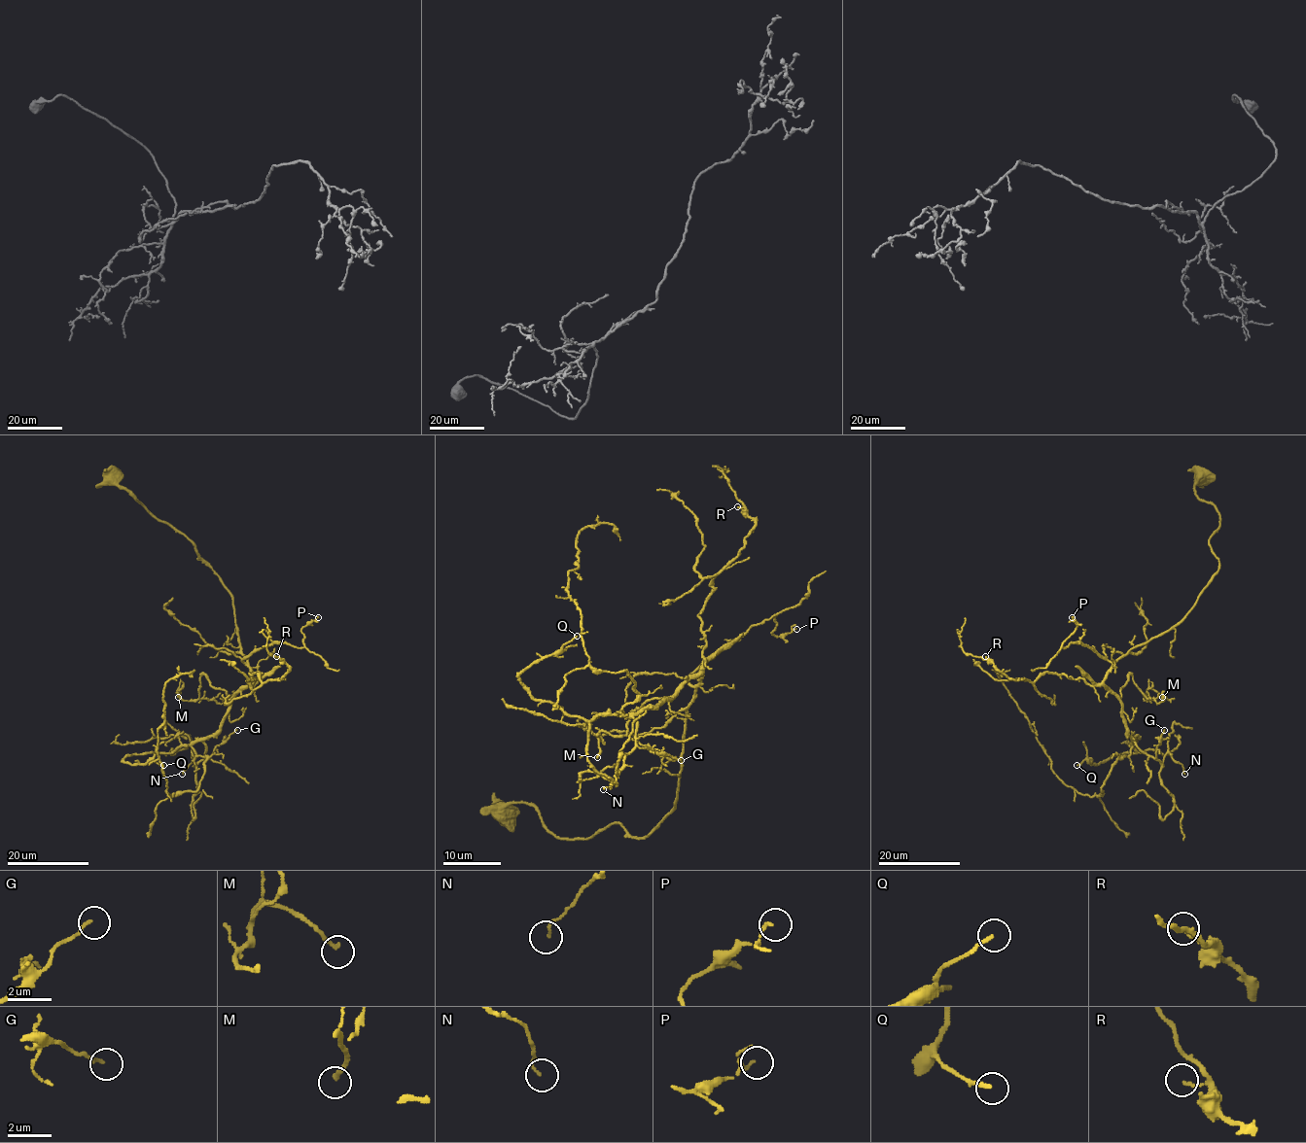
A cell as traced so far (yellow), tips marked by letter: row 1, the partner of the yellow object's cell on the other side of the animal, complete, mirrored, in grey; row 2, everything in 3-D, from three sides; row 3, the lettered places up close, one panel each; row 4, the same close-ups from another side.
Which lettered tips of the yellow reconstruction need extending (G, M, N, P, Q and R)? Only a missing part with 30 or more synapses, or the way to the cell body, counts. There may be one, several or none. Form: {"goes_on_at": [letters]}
{"goes_on_at": []}

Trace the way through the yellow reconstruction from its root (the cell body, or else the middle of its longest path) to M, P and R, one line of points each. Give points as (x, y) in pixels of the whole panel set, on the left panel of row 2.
M: (114, 476), (194, 543), (231, 598), (251, 682), (229, 698), (203, 674), (196, 699), (178, 697)
P: (114, 476), (182, 533), (228, 589), (245, 664), (265, 645), (303, 647), (301, 629), (318, 617)
R: (114, 476), (182, 533), (228, 589), (252, 685), (252, 673), (263, 682), (284, 675), (289, 667), (276, 656)

